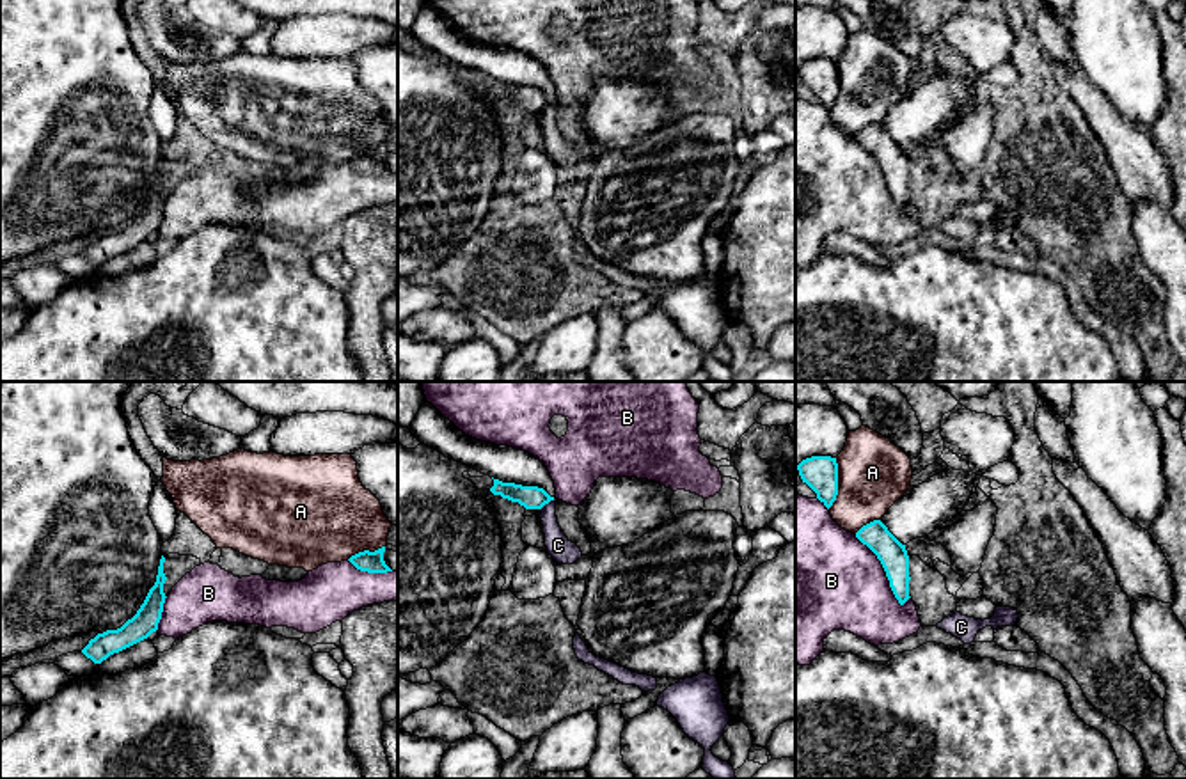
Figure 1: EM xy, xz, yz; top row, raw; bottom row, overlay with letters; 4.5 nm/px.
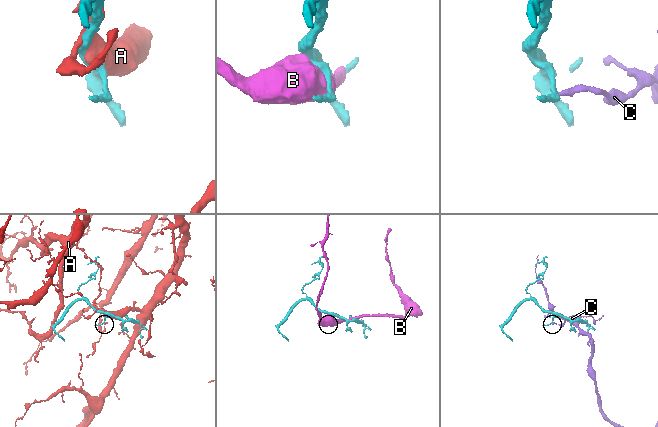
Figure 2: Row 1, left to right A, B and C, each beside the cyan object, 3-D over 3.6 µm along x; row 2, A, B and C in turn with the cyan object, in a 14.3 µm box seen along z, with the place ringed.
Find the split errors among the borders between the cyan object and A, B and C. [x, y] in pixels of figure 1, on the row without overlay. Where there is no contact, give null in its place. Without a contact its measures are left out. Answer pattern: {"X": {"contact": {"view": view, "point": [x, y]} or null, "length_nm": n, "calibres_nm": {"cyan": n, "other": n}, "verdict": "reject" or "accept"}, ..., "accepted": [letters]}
{"A": {"contact": {"view": "yz", "point": [837, 86]}, "length_nm": 240, "calibres_nm": {"cyan": 160, "other": 320}, "verdict": "reject"}, "B": {"contact": {"view": "yz", "point": [885, 173]}, "length_nm": 400, "calibres_nm": {"cyan": 130, "other": 440}, "verdict": "reject"}, "C": {"contact": {"view": "xz", "point": [545, 105]}, "length_nm": 80, "calibres_nm": {"cyan": 110, "other": 110}, "verdict": "reject"}, "accepted": []}

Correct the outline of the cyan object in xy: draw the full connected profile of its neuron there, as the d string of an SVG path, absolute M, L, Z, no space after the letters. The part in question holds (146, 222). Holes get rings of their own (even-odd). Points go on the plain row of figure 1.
M162 158L158 177L154 188L149 192L144 206L137 213L137 216L128 222L117 232L107 232L98 236L89 247L82 252L82 256L91 261L94 266L101 266L110 257L119 256L144 241L147 241L153 234L158 232L158 225L162 222L165 195L163 186L167 183L163 176L165 160Z

